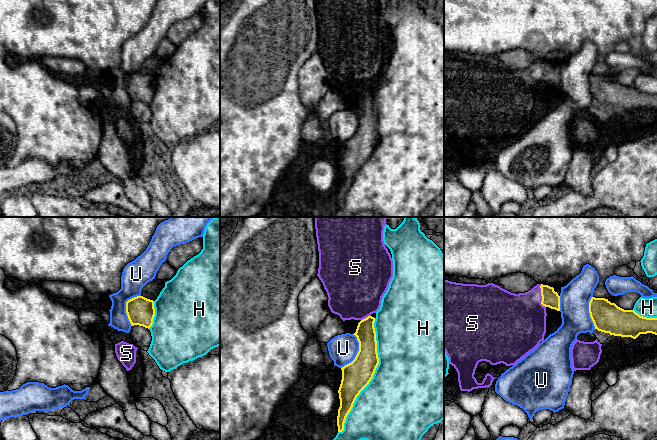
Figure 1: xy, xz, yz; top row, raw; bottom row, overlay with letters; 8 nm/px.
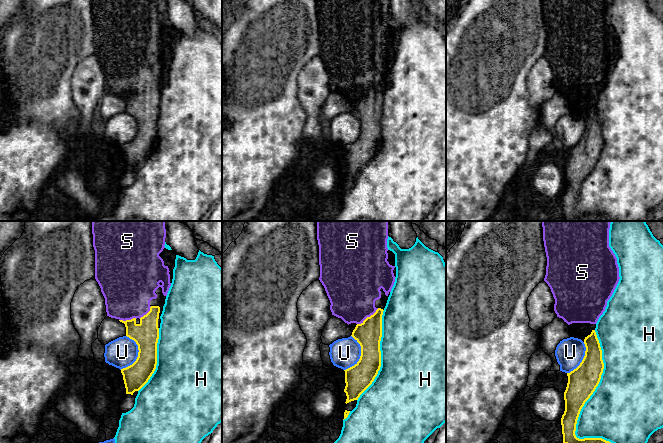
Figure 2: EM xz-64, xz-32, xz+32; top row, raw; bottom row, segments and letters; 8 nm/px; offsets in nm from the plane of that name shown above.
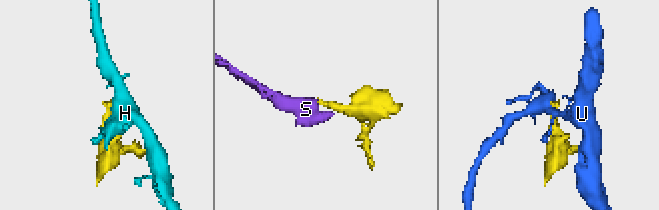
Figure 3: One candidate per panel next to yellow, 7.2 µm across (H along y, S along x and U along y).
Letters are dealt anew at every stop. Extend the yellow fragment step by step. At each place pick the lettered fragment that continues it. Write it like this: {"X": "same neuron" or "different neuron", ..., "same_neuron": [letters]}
{"H": "different neuron", "S": "same neuron", "U": "different neuron", "same_neuron": ["S"]}

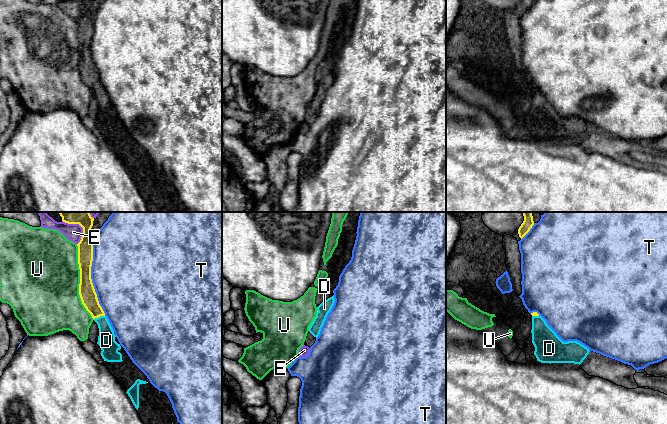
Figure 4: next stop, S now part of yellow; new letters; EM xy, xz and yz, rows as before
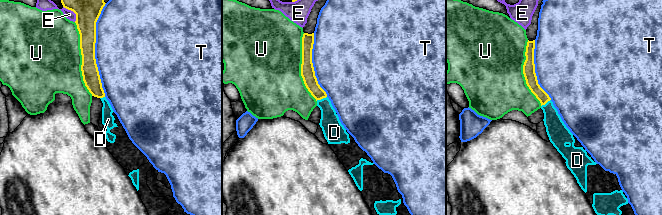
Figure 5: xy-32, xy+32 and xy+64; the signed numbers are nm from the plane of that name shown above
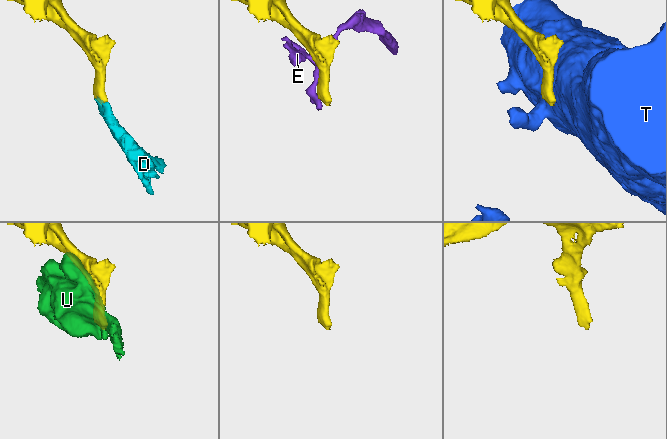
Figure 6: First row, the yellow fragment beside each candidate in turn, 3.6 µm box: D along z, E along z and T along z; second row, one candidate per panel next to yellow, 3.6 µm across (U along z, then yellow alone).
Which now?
{"D": "same neuron", "E": "different neuron", "T": "different neuron", "U": "different neuron", "same_neuron": ["D"]}

